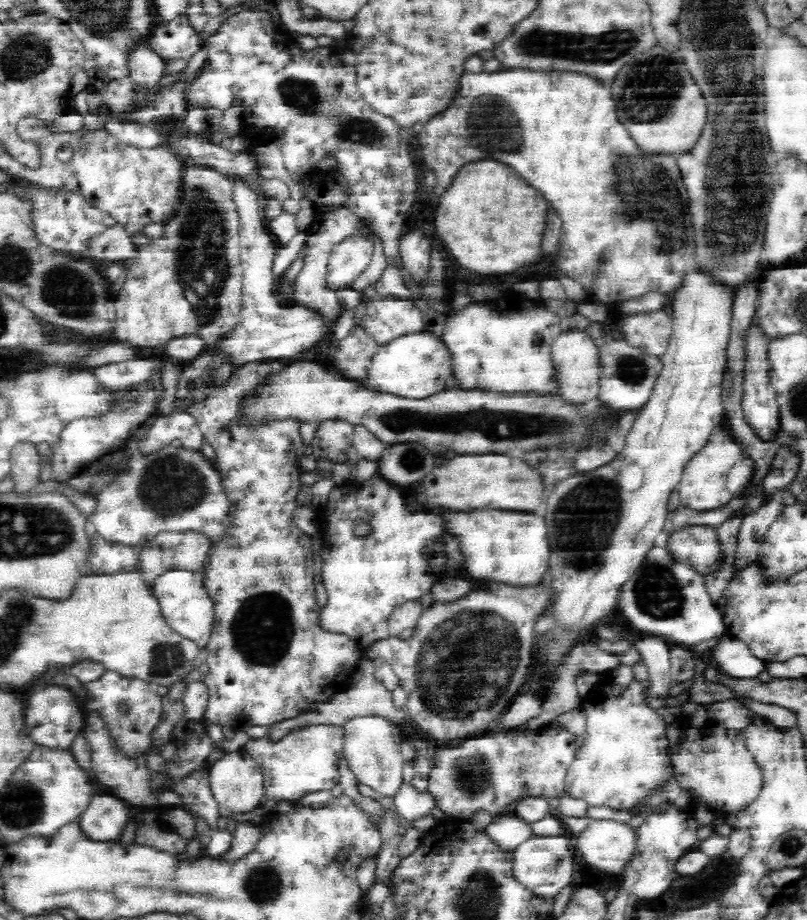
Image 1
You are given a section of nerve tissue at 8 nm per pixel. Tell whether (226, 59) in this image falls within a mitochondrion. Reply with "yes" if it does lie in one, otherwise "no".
no

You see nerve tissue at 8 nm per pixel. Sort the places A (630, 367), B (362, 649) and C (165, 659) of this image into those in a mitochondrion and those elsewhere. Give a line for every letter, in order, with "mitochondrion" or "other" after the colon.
A: mitochondrion
B: other
C: mitochondrion

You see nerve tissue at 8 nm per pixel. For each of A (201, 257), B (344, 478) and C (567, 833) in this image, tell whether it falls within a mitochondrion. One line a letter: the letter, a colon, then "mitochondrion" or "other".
A: mitochondrion
B: other
C: other

